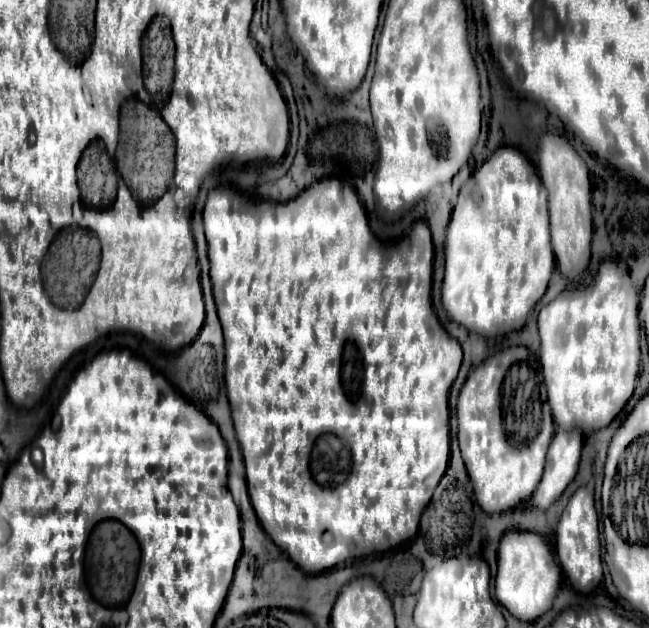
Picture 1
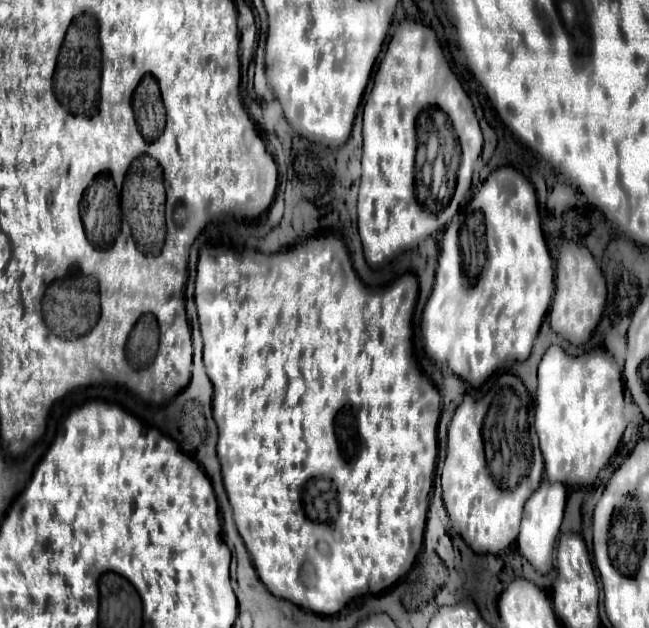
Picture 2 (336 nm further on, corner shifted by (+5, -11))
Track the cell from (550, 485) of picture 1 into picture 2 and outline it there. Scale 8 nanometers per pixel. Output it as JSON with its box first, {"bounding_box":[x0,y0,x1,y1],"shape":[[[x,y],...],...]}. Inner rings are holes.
{"bounding_box":[517,479,569,573],"shape":[[[543,479],[539,489],[525,503],[521,533],[517,537],[517,549],[539,573],[547,573],[553,565],[553,547],[555,547],[555,539],[559,535],[559,527],[563,521],[567,493],[569,493],[569,487],[565,483],[551,483]]]}

